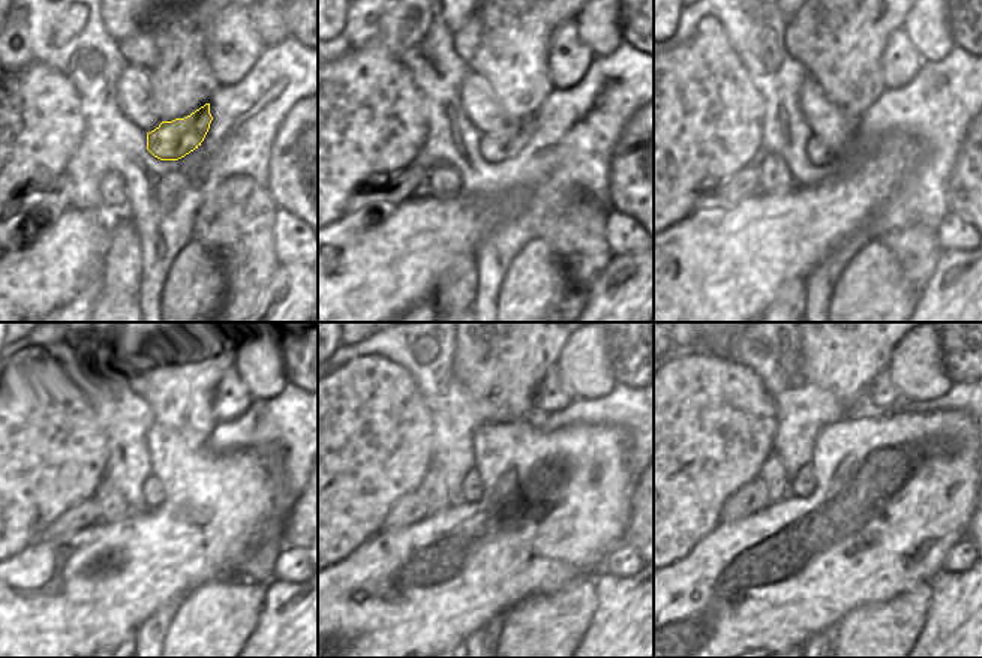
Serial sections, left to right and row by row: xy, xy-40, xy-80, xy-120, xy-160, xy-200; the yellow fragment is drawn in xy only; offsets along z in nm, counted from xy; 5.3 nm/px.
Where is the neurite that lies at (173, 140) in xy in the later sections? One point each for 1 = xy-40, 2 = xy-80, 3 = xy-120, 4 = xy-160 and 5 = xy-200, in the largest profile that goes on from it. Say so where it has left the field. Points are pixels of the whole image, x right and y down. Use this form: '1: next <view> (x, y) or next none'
1: next xy-40 (505, 144)
2: next xy-80 (820, 155)
3: next xy-120 (152, 487)
4: next xy-160 (473, 484)
5: next xy-200 (804, 481)

